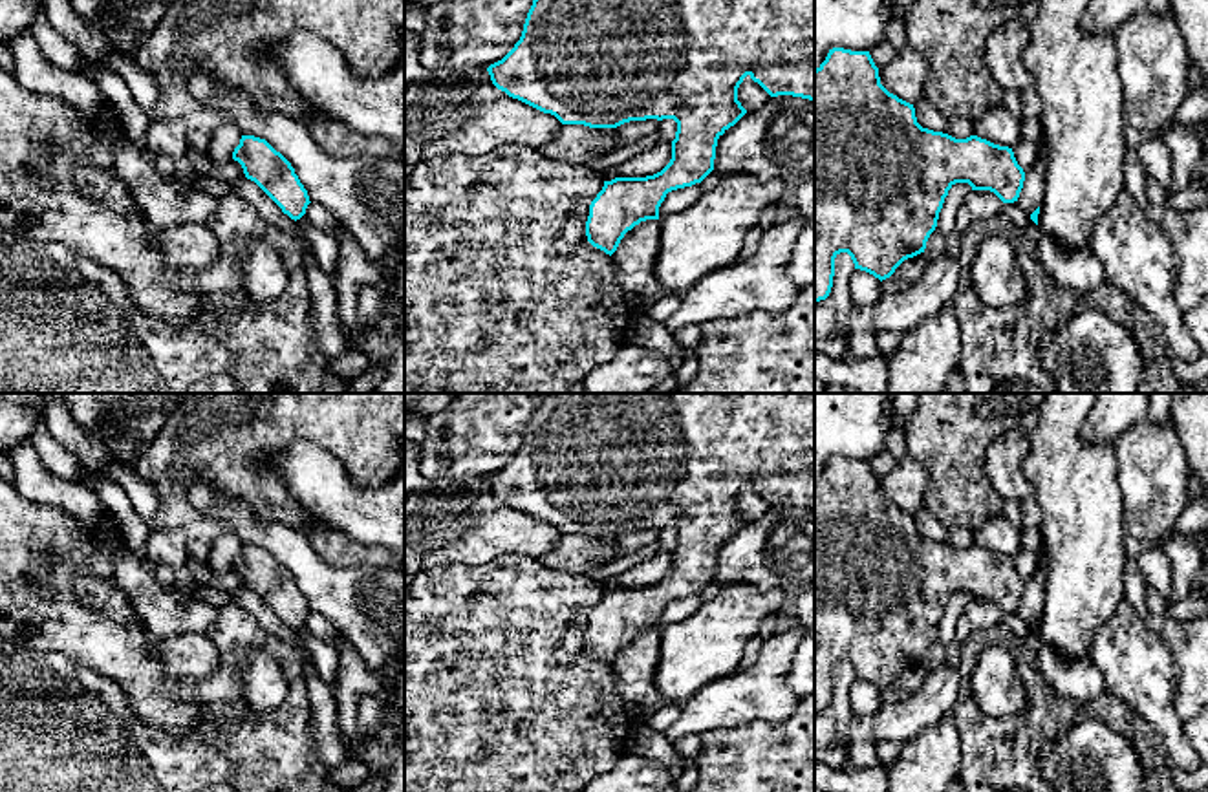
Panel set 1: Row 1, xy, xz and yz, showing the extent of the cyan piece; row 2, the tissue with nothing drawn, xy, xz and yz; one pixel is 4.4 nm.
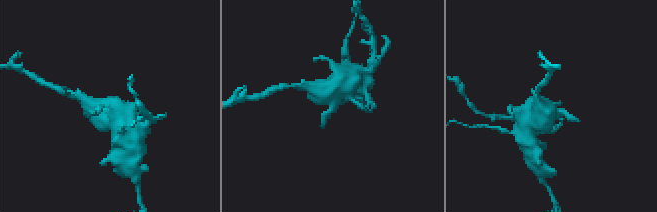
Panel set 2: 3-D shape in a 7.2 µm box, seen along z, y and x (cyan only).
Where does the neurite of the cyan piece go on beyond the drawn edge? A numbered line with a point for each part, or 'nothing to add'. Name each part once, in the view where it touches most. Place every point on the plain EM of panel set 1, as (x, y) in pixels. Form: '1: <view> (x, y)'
nothing to add

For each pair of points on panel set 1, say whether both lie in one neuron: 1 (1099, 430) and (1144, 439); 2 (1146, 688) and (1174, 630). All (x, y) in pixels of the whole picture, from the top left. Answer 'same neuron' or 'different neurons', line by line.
1: different neurons
2: different neurons

